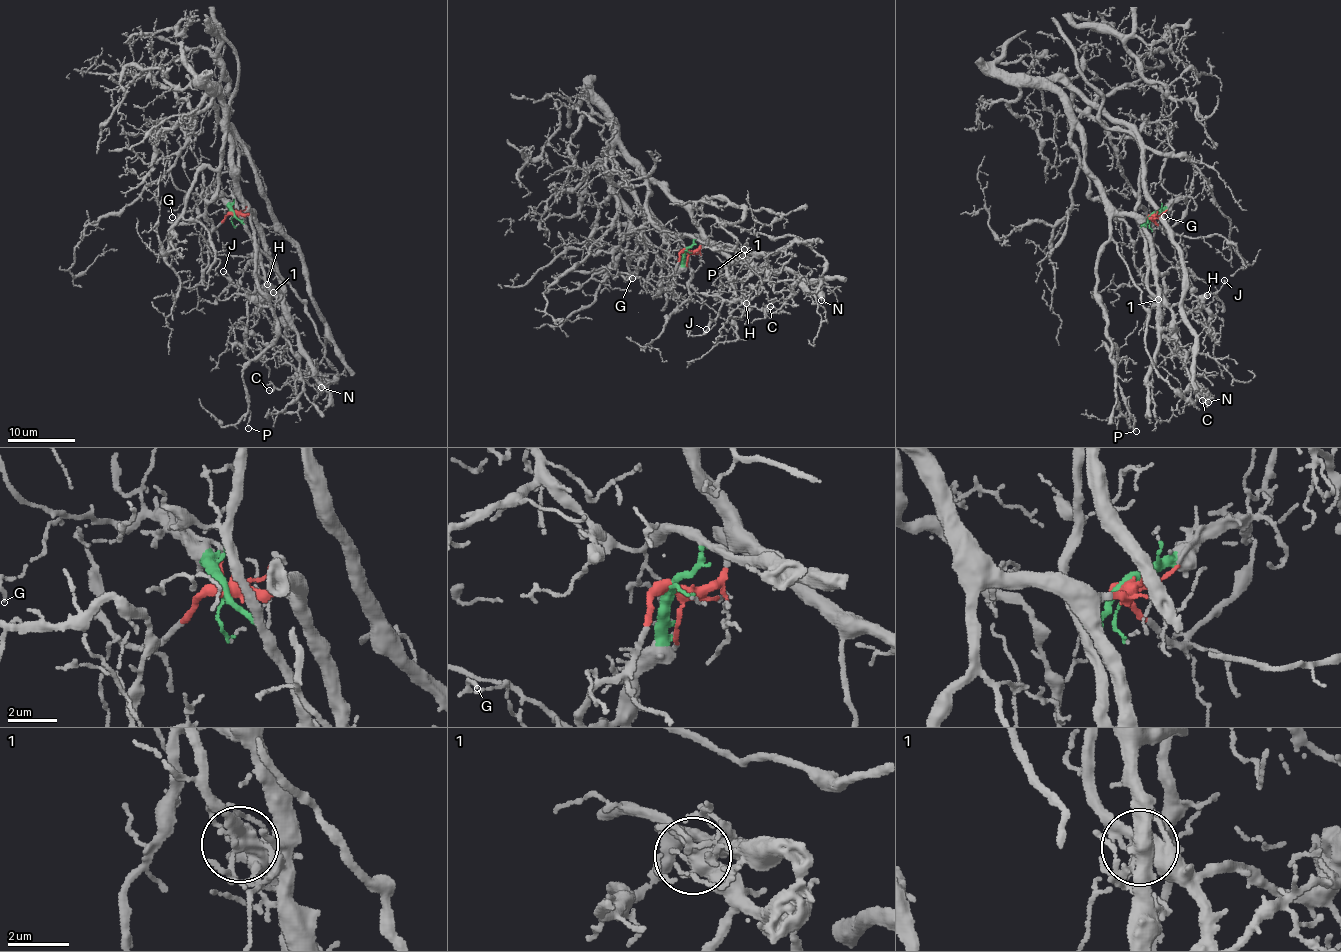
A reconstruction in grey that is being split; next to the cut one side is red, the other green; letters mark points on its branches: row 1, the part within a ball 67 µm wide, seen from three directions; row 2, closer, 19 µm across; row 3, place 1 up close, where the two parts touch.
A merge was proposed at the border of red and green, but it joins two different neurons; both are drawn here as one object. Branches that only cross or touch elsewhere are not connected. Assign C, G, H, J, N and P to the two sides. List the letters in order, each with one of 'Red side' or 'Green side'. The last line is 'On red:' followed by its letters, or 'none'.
C: Green side
G: Green side
H: Green side
J: Green side
N: Green side
P: Red side
On red: P

